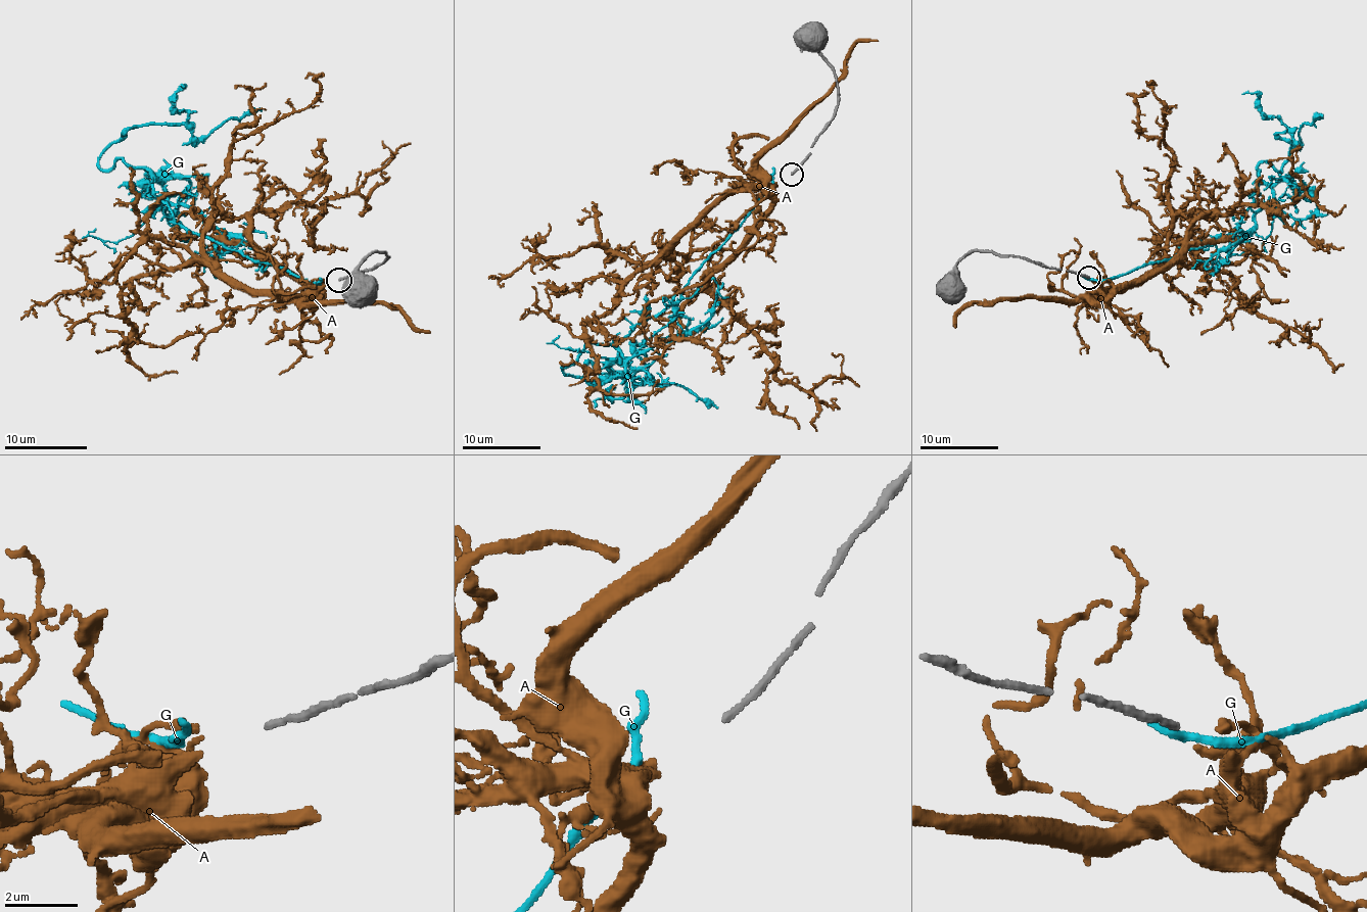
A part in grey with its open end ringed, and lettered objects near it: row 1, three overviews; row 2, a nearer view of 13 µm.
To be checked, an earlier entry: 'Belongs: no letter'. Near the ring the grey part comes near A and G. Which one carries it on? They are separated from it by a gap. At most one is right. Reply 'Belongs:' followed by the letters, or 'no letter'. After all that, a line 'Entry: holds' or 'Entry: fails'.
Belongs: no letter
Entry: holds

